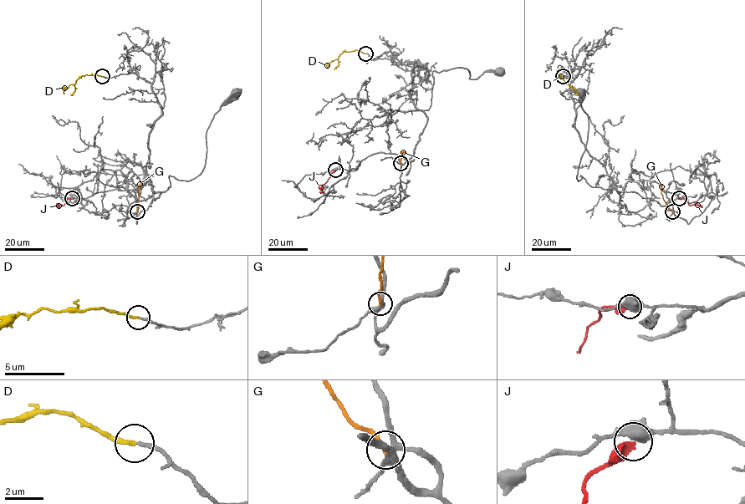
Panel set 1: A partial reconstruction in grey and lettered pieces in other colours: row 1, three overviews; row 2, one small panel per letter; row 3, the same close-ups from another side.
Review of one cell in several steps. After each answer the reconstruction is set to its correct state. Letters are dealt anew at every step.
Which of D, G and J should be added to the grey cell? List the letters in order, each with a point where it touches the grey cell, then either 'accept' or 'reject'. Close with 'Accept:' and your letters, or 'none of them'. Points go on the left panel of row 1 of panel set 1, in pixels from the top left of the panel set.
D: (102, 76) | accept
G: (137, 211) | reject
J: (72, 198) | reject
Accept: D

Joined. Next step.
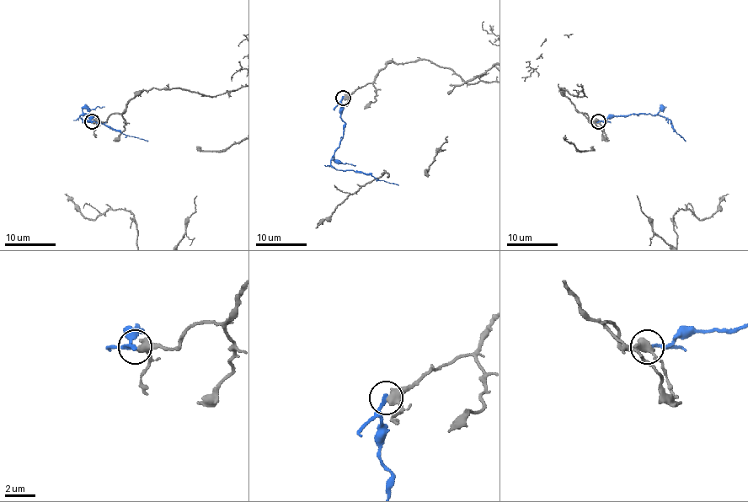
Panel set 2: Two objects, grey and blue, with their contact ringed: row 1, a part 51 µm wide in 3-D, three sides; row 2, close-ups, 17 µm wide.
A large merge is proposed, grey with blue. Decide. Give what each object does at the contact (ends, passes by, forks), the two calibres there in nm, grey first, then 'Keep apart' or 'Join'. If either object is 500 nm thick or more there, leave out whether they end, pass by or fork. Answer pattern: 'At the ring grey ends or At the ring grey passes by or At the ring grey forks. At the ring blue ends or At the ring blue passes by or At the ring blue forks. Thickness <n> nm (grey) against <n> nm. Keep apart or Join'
At the ring grey passes by. At the ring blue ends. Thickness 380 nm (grey) against 240 nm. Keep apart

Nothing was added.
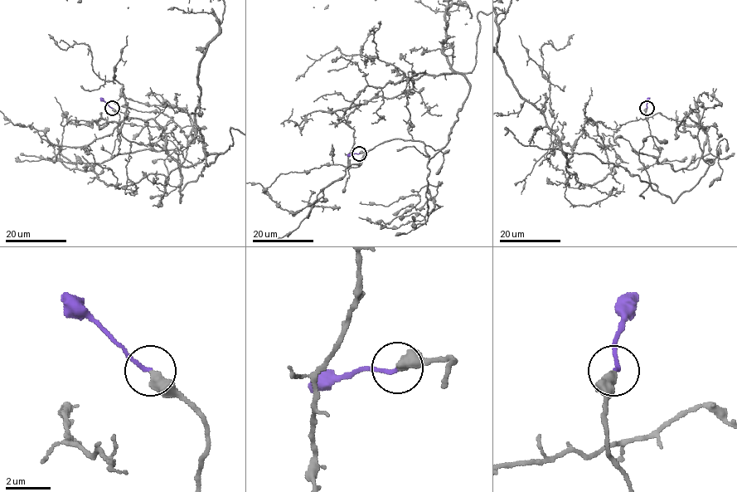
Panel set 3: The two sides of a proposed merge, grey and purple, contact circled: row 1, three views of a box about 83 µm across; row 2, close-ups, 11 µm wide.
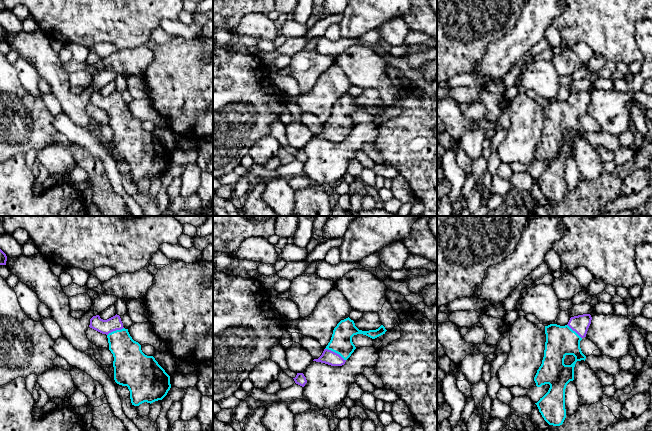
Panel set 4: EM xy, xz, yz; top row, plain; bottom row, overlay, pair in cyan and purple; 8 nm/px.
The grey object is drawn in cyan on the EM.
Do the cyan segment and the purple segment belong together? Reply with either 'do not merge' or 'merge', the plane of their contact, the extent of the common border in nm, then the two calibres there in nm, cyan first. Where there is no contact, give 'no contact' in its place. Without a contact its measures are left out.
merge | xz | 190 nm | 180/120 nm

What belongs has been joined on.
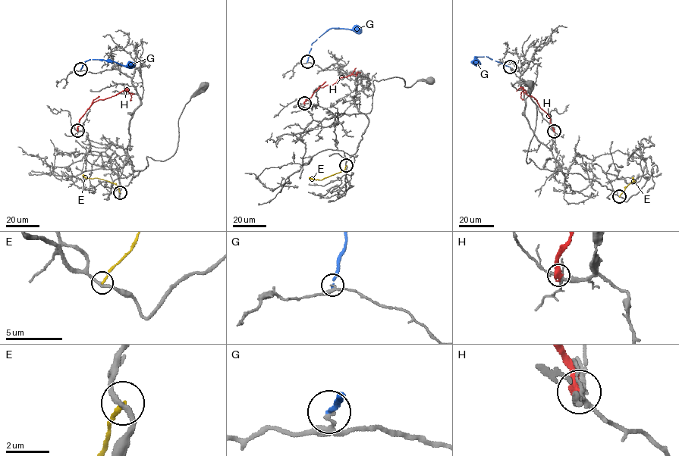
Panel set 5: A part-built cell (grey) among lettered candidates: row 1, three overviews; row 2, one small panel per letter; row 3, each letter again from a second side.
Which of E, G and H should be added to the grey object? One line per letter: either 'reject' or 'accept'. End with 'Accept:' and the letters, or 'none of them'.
E: reject
G: reject
H: reject
Accept: none of them

